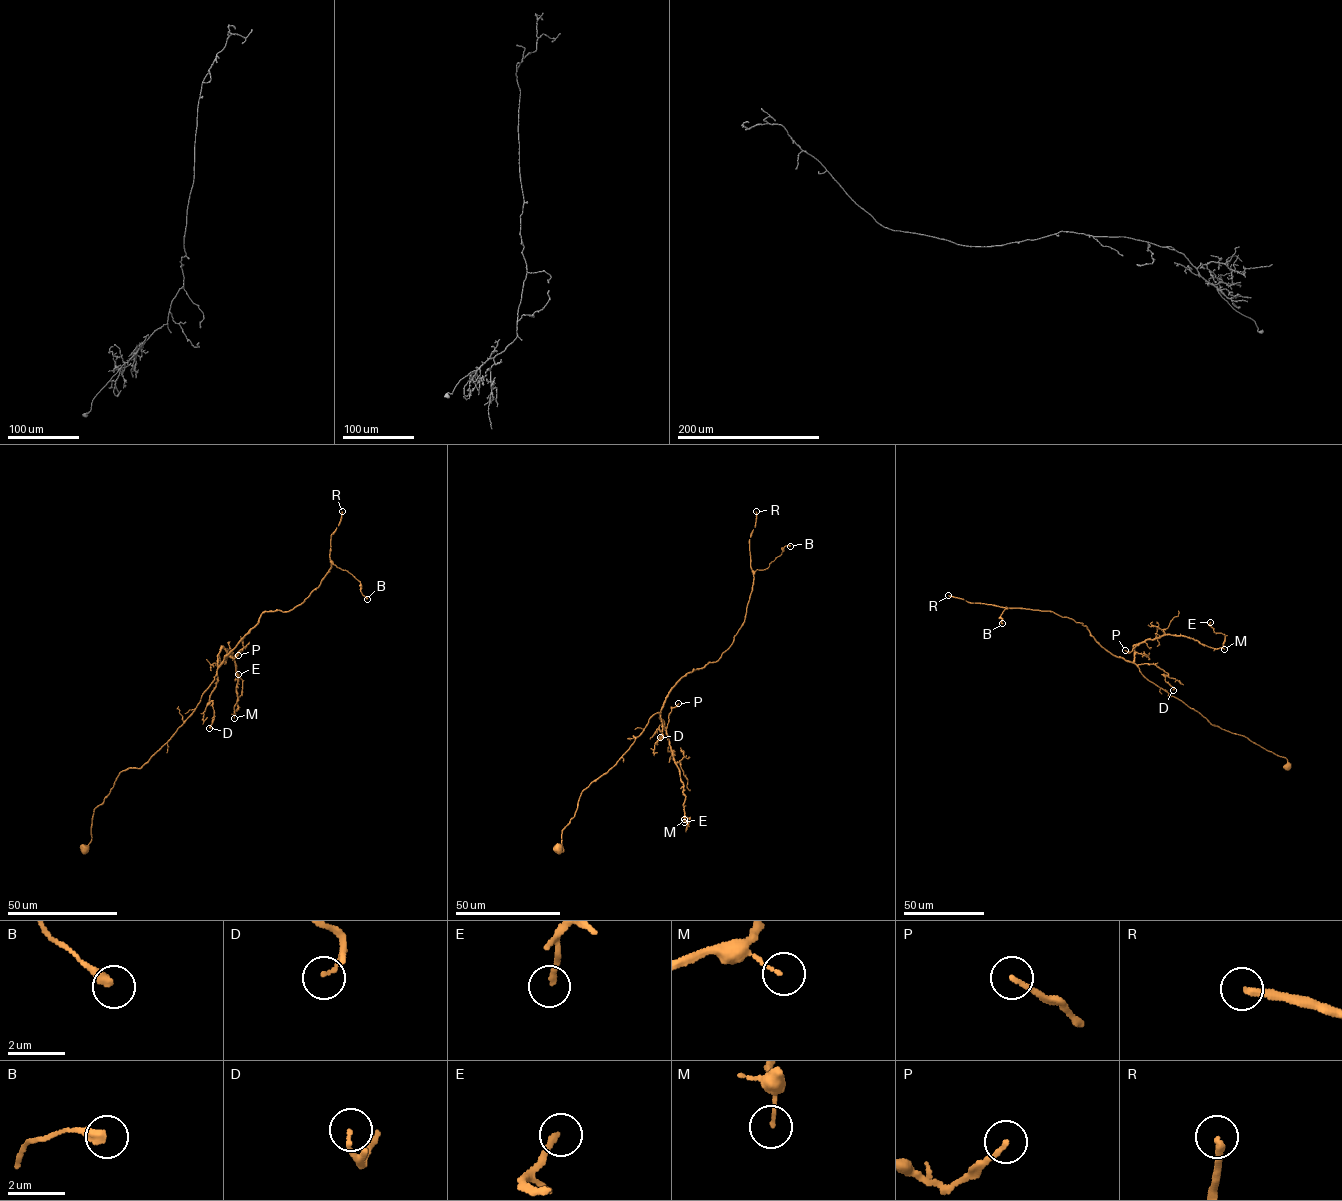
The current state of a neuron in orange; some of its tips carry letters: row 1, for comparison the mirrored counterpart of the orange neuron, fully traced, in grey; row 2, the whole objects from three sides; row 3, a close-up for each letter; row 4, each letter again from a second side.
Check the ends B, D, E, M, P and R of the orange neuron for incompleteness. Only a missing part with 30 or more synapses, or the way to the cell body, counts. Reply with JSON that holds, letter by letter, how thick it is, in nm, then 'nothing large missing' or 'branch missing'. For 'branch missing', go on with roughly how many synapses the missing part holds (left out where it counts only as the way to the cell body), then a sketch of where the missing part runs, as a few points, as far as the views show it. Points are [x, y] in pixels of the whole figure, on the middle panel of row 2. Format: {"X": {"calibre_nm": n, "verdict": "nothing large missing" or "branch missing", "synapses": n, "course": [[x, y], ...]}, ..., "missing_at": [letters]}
{"B": {"calibre_nm": 360, "verdict": "nothing large missing"}, "D": {"calibre_nm": 130, "verdict": "nothing large missing"}, "E": {"calibre_nm": 200, "verdict": "nothing large missing"}, "M": {"calibre_nm": 110, "verdict": "nothing large missing"}, "P": {"calibre_nm": 140, "verdict": "nothing large missing"}, "R": {"calibre_nm": 240, "verdict": "branch missing", "synapses": 160}, "missing_at": ["R"]}

